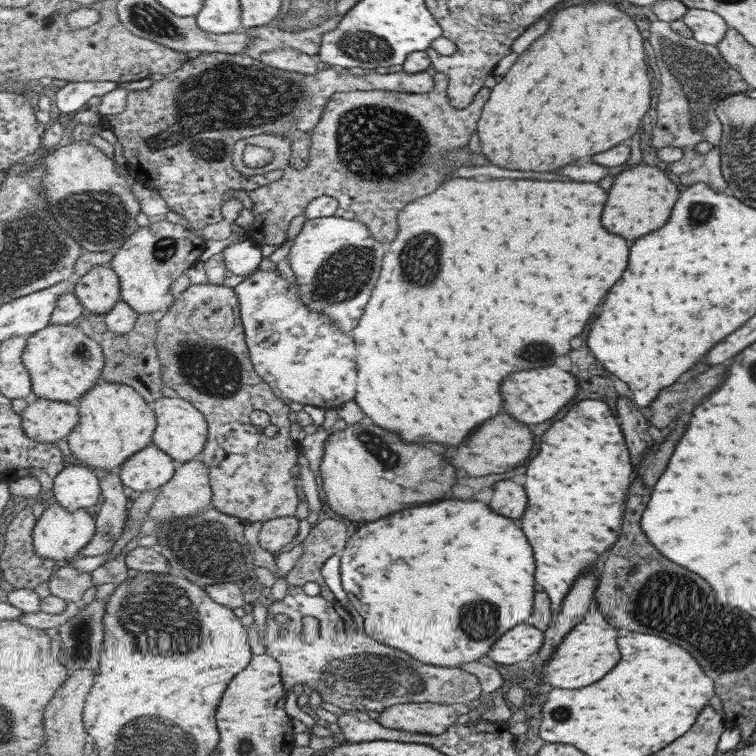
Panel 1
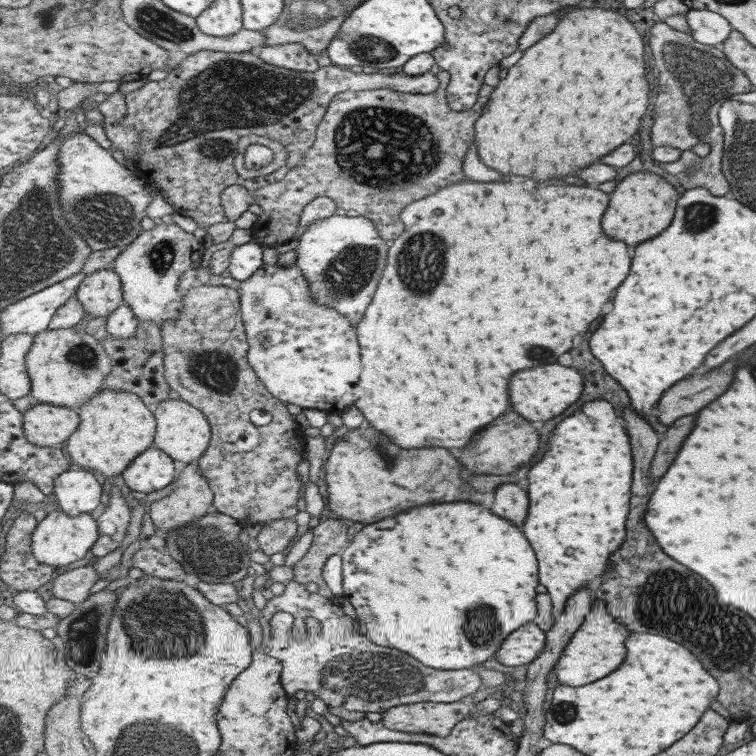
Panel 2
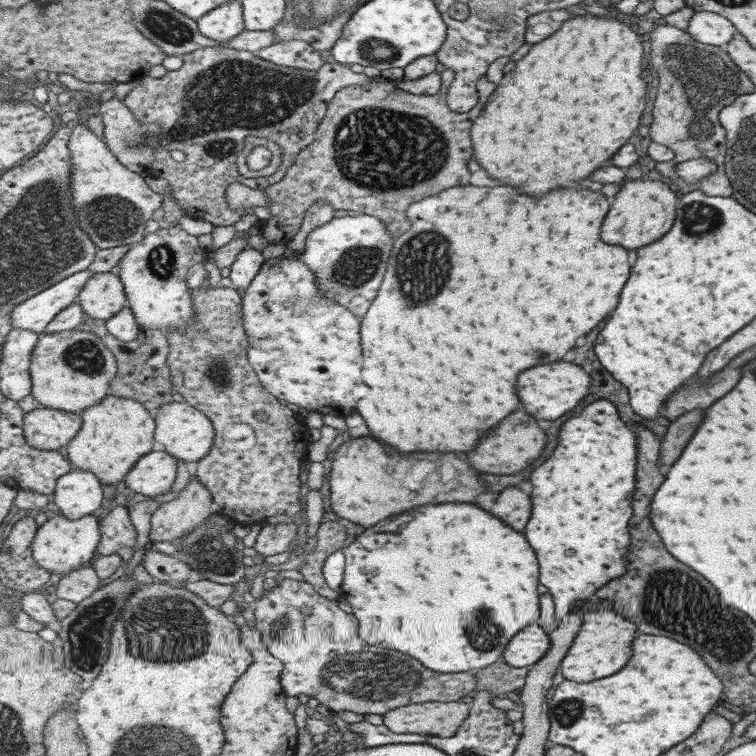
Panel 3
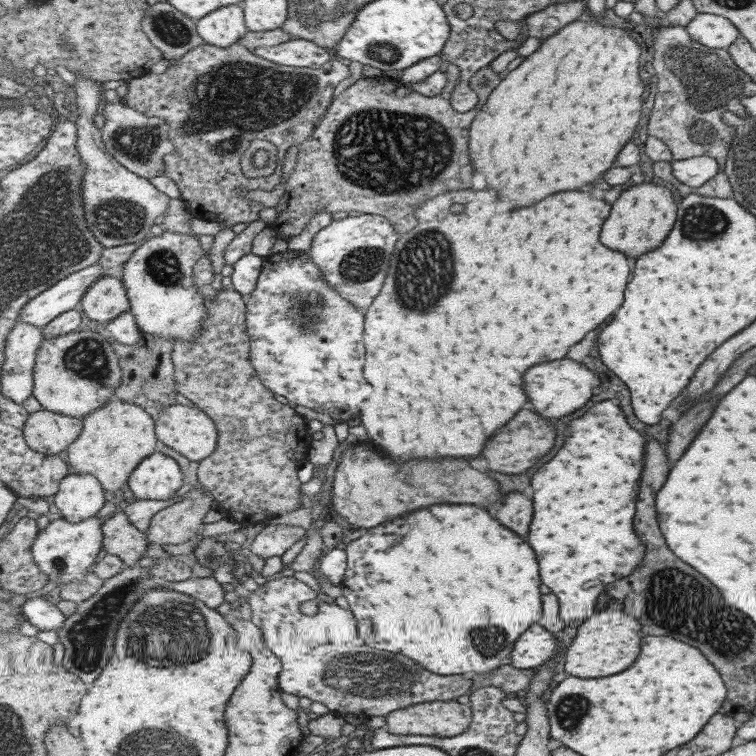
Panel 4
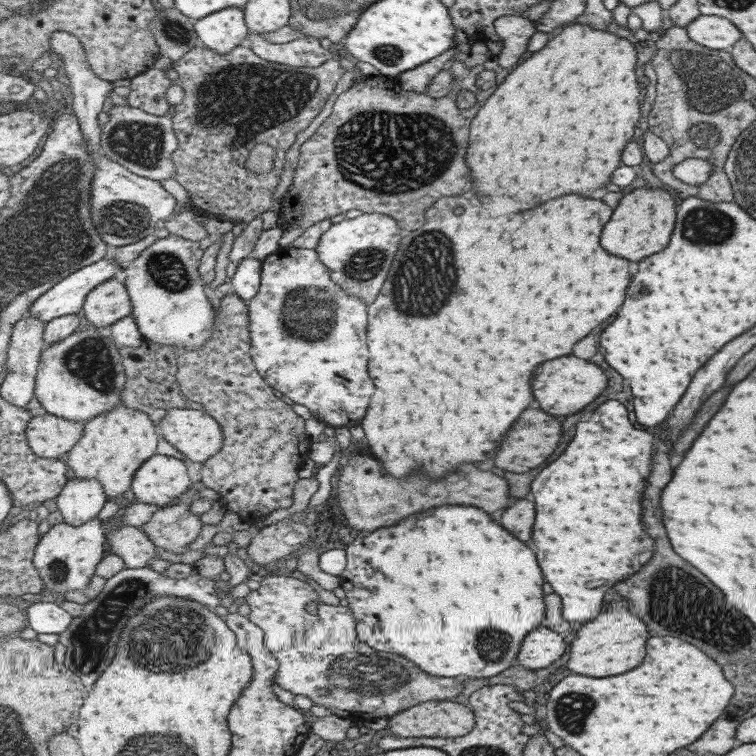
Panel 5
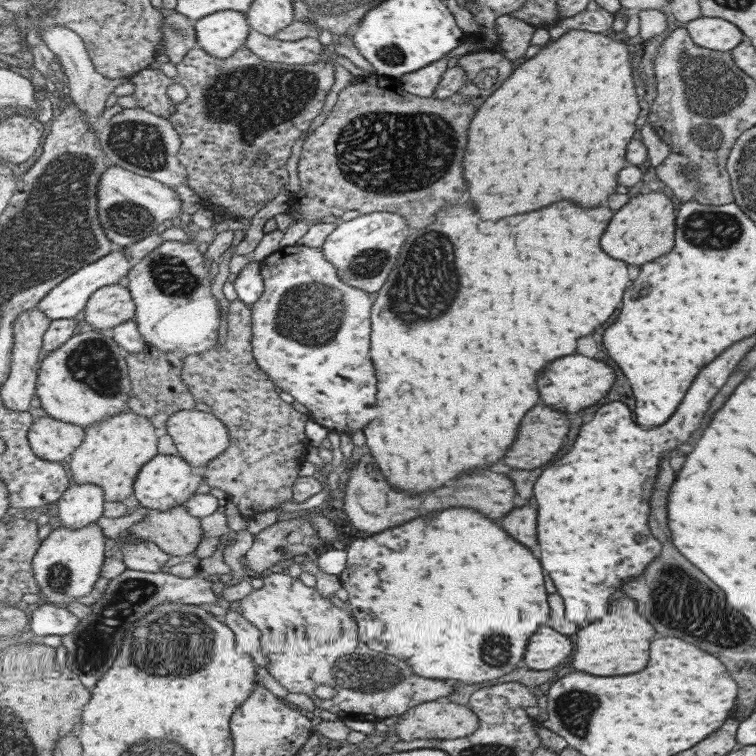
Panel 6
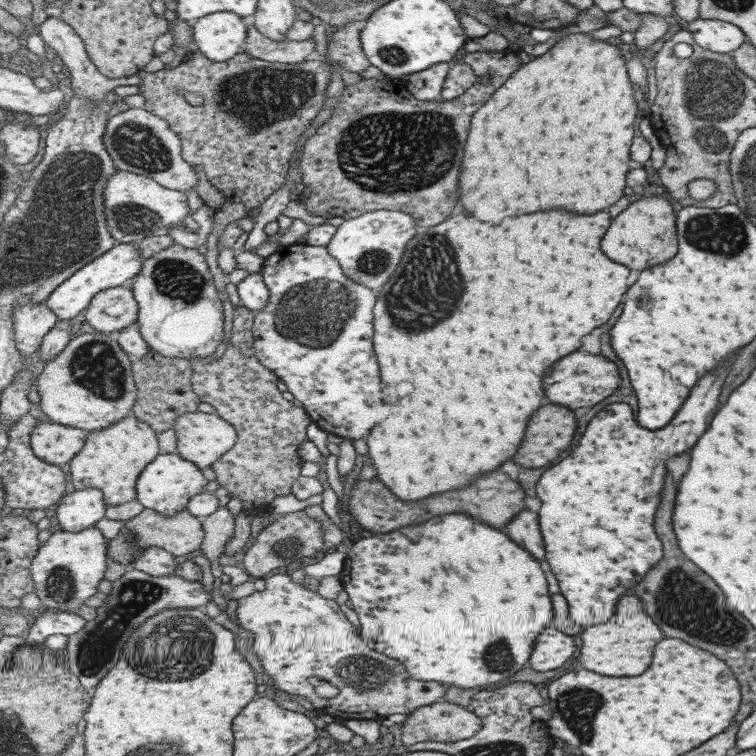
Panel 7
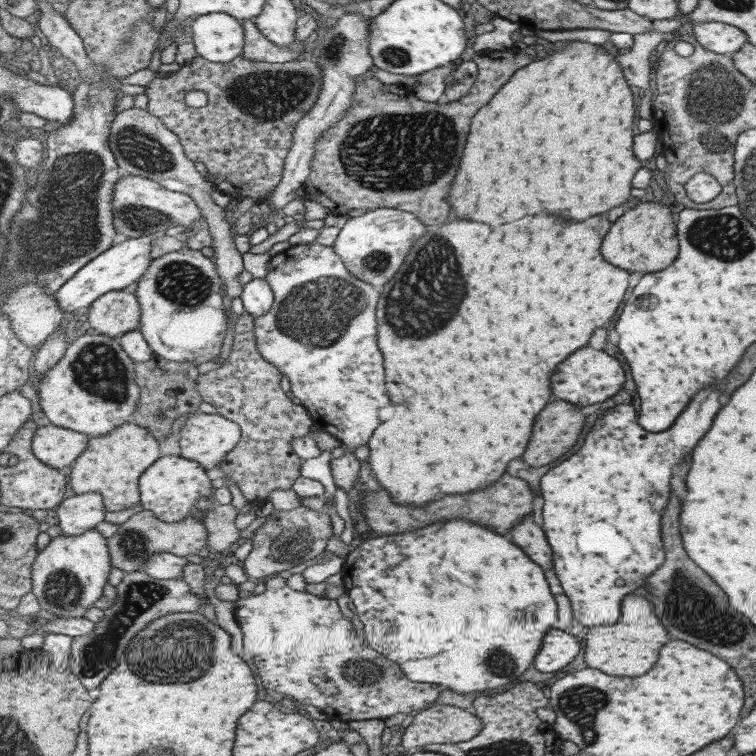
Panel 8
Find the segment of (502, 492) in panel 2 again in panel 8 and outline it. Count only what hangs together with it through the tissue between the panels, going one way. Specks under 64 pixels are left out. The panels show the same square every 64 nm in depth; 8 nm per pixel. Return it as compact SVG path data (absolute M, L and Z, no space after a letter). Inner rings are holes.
M533 518L523 520L523 524L519 524L519 528L515 528L513 532L513 540L545 570L553 568L553 550L551 544L545 536L545 532L541 530L541 526L535 524Z

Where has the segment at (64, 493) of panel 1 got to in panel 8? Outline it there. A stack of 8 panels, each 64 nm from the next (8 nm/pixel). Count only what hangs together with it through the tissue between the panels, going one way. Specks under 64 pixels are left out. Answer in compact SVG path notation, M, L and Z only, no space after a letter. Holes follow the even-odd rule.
M87 492L79 496L70 493L57 509L58 524L67 536L81 536L85 532L95 530L105 520L106 504L104 496L99 492Z

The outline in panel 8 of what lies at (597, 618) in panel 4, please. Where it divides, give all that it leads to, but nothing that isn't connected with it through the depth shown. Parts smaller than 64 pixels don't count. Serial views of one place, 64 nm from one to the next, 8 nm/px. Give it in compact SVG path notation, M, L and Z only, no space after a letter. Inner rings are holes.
M627 596L623 602L623 620L609 626L591 627L586 635L584 656L587 664L617 676L643 676L661 658L661 648L671 642L671 636L659 616L655 614L653 602L645 596Z

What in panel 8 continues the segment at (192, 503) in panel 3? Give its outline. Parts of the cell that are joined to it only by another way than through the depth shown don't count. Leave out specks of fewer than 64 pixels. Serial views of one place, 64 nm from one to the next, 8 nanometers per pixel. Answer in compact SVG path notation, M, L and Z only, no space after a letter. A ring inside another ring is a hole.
M143 509L117 527L116 533L108 538L108 546L114 568L121 568L131 574L143 571L145 558L161 552L169 552L180 557L205 554L209 548L209 532L197 518L187 516L185 520L179 522L163 522L154 512Z

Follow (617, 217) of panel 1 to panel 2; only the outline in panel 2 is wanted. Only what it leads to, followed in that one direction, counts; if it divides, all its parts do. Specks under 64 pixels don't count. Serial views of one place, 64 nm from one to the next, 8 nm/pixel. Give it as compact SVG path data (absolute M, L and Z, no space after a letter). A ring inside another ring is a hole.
M644 169L641 174L629 174L629 178L625 178L611 196L611 208L607 210L607 220L603 220L603 228L613 240L623 240L629 246L639 246L641 242L659 236L671 226L679 199L675 186L661 176Z

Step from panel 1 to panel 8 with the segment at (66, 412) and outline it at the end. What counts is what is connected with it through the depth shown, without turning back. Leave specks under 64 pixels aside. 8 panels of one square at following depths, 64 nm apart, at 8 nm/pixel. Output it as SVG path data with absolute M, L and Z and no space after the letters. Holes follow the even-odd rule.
M50 423L37 429L32 447L41 462L63 470L71 467L89 444L89 435Z

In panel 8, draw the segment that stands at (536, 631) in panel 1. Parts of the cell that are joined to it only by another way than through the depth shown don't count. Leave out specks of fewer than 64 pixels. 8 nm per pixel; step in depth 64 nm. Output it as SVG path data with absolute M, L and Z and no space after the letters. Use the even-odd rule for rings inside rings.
M553 628L543 640L543 646L534 661L534 668L543 673L555 673L569 666L577 656L581 655L580 638L569 632Z

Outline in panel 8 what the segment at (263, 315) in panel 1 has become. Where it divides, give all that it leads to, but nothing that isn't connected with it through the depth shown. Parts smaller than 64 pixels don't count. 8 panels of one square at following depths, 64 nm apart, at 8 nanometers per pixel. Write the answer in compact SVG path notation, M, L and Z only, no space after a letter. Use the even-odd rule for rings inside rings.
M315 243L291 247L273 256L266 279L275 293L275 304L265 316L255 318L255 334L261 355L283 371L287 387L307 407L315 424L353 451L359 446L368 446L377 426L395 414L387 390L385 356L377 338L377 306L382 296L381 289L353 275L333 247Z

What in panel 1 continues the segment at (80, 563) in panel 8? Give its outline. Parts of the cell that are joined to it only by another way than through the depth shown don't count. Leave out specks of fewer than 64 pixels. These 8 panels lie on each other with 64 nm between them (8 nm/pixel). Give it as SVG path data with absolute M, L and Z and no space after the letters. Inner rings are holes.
M56 500L49 501L45 504L41 518L34 528L34 546L35 552L43 558L49 560L57 560L57 562L71 562L76 560L83 548L90 544L97 532L97 522L95 512L90 510L77 510L77 512L69 512L67 508Z

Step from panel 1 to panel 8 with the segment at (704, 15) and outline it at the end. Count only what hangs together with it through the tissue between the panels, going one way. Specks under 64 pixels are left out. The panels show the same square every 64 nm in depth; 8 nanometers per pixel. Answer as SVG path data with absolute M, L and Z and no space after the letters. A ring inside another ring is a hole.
M701 22L693 25L692 32L705 48L720 55L732 55L747 43L744 32L722 22Z

